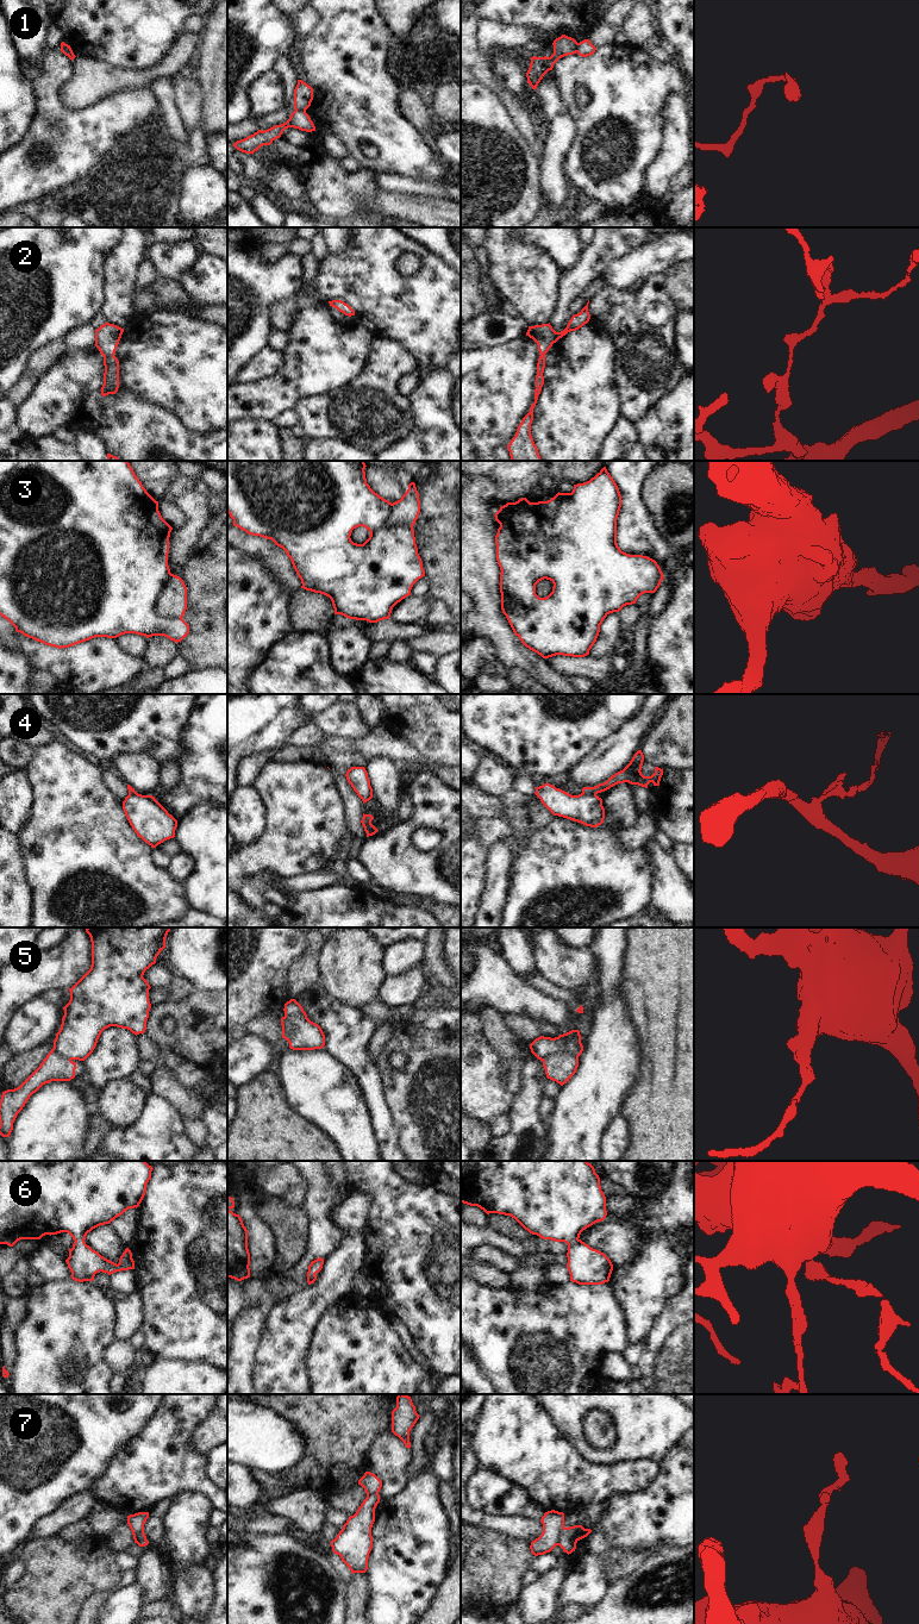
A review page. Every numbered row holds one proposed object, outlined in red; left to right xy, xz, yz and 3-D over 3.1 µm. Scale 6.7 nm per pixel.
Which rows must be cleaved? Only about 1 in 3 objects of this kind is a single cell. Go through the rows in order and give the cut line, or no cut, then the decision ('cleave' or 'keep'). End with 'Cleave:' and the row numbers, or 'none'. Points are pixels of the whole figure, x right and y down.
1: cut in xz along (295, 110), (305, 112); cleave
2: no cut; keep
3: cut in xy along (172, 574), (158, 595), (156, 610), (163, 617), (180, 619); cleave
4: cut in yz along (582, 792), (595, 794); cleave
5: cut in yz along (577, 1056), (570, 1053), (552, 1053), (543, 1061); cleave
6: no cut; keep
7: cut in yz along (564, 1528), (560, 1535), (558, 1544); cleave
Cleave: 1, 3, 4, 5, 7

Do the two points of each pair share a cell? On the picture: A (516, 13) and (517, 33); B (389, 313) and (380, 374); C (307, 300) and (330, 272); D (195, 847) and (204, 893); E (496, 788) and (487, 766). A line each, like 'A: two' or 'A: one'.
A: two
B: two
C: two
D: one
E: one

